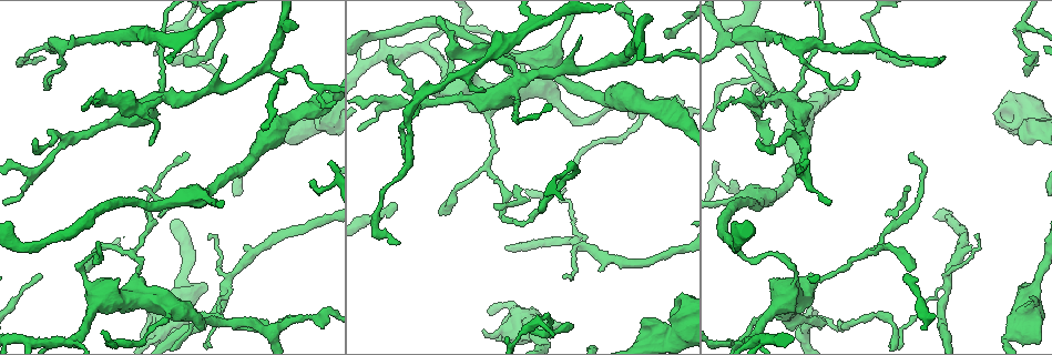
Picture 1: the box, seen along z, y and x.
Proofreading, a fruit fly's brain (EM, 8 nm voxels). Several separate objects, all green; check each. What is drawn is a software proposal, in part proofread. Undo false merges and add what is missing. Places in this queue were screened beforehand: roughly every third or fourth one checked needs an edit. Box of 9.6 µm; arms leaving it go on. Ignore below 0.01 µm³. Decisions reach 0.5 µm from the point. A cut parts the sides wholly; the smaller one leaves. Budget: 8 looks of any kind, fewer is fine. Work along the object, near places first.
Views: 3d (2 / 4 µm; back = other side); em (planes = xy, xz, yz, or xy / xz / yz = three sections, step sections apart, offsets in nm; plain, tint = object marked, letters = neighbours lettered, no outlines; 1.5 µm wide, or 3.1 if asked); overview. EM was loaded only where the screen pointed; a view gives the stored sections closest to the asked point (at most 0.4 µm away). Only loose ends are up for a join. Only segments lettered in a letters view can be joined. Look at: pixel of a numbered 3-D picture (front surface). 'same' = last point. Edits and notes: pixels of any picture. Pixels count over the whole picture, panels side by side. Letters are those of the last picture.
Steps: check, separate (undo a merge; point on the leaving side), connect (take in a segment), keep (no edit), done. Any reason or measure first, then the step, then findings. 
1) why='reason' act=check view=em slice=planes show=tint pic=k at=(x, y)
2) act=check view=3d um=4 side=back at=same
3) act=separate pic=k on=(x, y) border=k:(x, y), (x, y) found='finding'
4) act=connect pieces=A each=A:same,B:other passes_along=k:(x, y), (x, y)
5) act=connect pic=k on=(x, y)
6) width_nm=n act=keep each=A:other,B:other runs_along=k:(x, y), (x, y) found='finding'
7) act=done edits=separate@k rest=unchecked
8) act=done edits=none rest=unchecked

why='looks like a crossing' act=check view=3d um=2 pic=1 at=(164, 97)

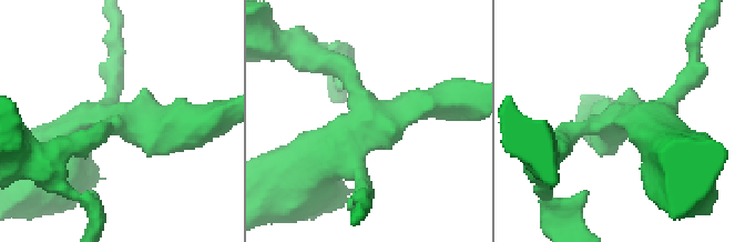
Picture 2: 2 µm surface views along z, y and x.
arms=4 why='need the tissue' act=check view=em slice=planes show=letters pic=2 at=(618, 119)

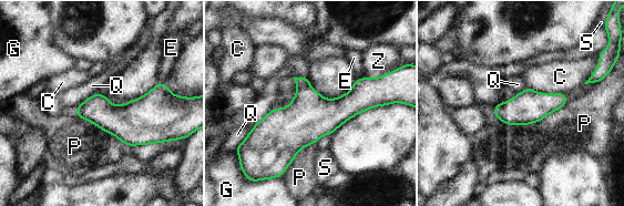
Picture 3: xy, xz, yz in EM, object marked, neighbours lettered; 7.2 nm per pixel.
act=keep each=C:other,E:other,G:other,P:other,Q:other,S:other,Z:other runs_along=3:(376, 99), (251, 138) found='continuous, no second neuron'

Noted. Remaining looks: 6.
act=check view=3d um=2 pic=1 at=(389, 59)

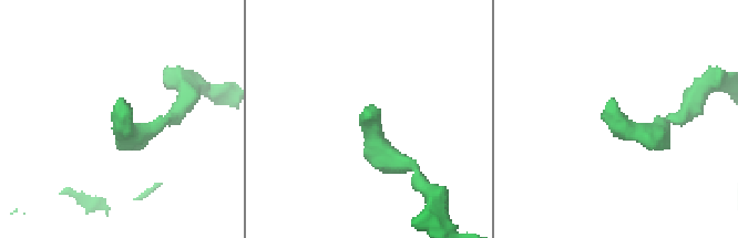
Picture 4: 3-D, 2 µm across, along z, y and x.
act=check view=em slice=yz step=4 show=letters pic=4 at=(369, 121)

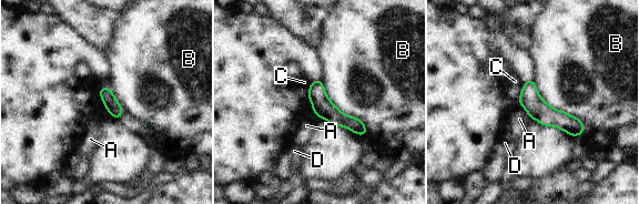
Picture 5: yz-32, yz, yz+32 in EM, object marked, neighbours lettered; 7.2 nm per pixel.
act=keep each=A:other,B:other,C:other,D:other runs_along=5:(528, 82), (550, 116), (580, 132) found='none of them fits'

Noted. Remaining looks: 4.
why='an open end' act=check view=3d um=2 side=back pic=1 at=(483, 88)

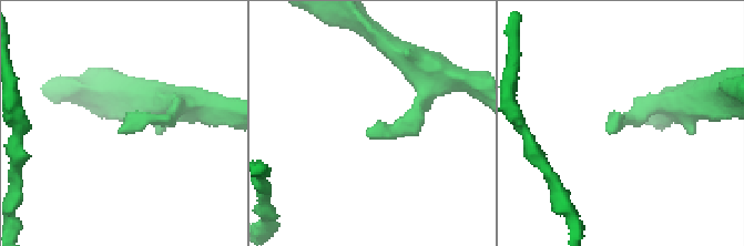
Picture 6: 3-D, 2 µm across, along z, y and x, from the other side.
act=check view=em slice=xz step=4 show=letters pic=6 at=(121, 131)

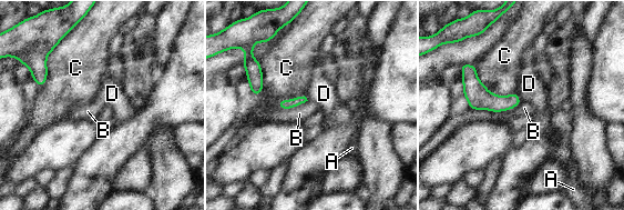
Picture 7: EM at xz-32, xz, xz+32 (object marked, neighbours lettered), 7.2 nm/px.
act=check view=em slice=planes show=letters at=same

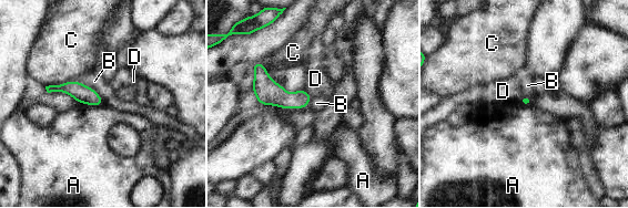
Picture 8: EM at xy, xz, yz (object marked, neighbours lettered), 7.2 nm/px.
act=keep each=A:other,B:other,C:other,D:other found='none of them fits'

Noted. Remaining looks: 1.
act=done edits=none rest=unchecked

